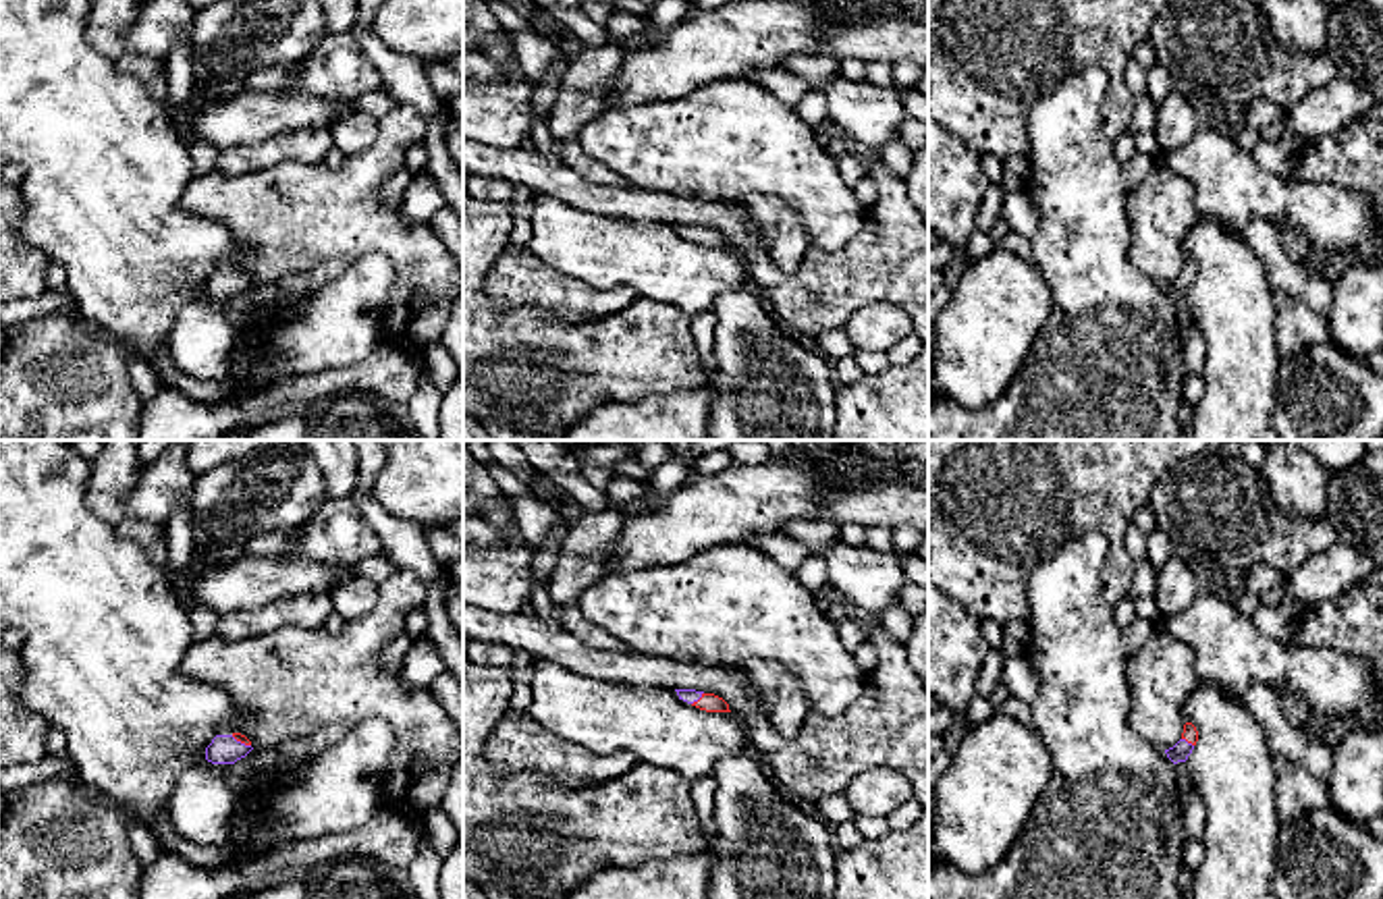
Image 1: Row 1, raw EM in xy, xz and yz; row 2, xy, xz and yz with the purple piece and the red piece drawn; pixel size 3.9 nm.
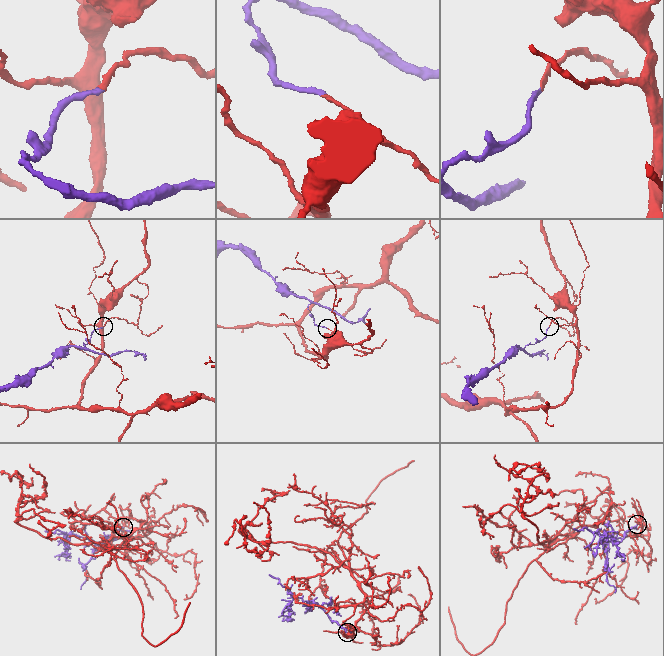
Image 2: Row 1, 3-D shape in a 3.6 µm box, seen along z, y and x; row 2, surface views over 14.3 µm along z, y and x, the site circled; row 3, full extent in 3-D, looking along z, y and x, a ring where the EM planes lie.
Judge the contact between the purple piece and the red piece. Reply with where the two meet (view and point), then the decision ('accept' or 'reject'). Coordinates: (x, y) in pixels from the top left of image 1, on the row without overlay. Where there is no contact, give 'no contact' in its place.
xz (698, 233) | reject

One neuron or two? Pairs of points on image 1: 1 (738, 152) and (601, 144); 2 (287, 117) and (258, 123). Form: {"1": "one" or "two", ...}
{"1": "one", "2": "one"}

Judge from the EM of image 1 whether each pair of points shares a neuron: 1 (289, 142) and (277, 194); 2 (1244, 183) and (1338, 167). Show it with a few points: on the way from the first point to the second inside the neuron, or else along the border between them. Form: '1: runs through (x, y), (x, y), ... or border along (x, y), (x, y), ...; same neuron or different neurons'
1: border along (322, 158), (312, 162), (277, 162), (237, 175); different neurons
2: border along (1282, 175), (1330, 181), (1334, 185); different neurons

